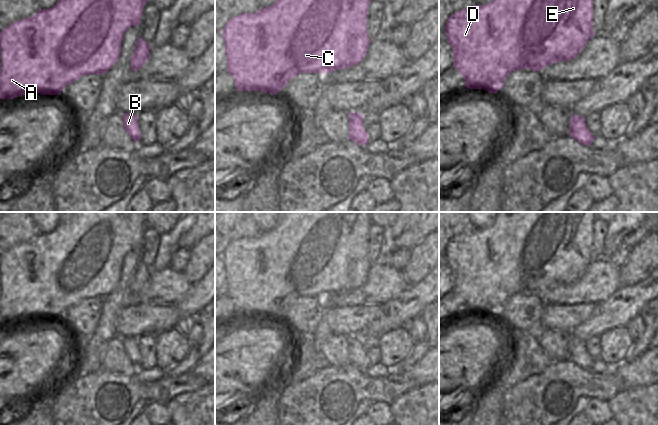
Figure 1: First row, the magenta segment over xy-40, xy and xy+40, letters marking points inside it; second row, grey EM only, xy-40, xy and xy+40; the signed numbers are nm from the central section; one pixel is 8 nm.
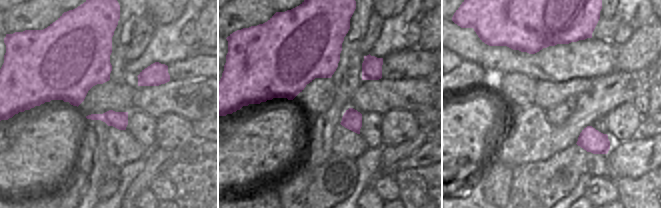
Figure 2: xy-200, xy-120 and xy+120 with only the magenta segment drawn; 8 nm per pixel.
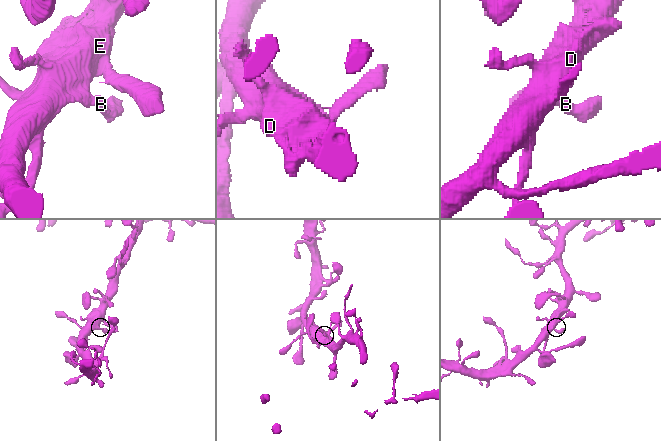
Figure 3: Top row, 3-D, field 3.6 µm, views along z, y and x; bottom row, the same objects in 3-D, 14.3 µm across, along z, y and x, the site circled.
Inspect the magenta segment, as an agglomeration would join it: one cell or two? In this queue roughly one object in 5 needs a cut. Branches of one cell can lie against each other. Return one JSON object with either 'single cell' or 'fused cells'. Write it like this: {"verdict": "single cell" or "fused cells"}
{"verdict": "single cell"}

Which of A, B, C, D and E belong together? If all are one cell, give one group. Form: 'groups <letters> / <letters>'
groups A B C D E

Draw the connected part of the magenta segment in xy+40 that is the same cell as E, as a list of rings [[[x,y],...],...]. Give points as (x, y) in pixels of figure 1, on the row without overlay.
[[[497,212],[495,222],[486,229],[472,229],[449,241],[445,248],[447,266],[453,274],[453,291],[463,300],[465,311],[496,317],[505,302],[518,293],[540,295],[560,285],[577,281],[593,256],[595,212]]]

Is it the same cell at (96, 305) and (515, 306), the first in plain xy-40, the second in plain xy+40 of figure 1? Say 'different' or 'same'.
same

